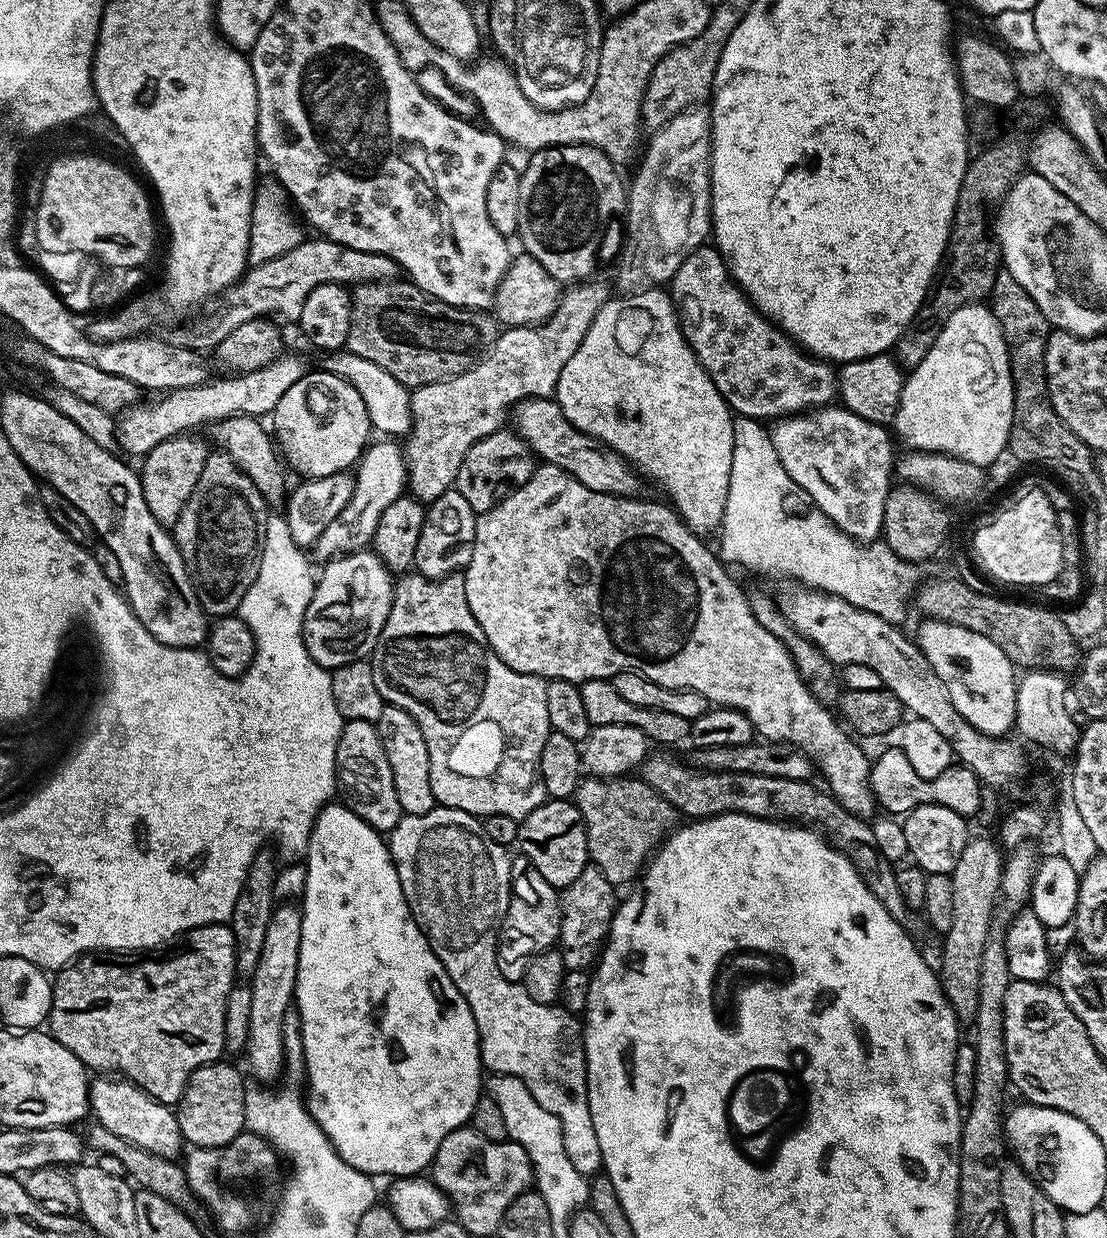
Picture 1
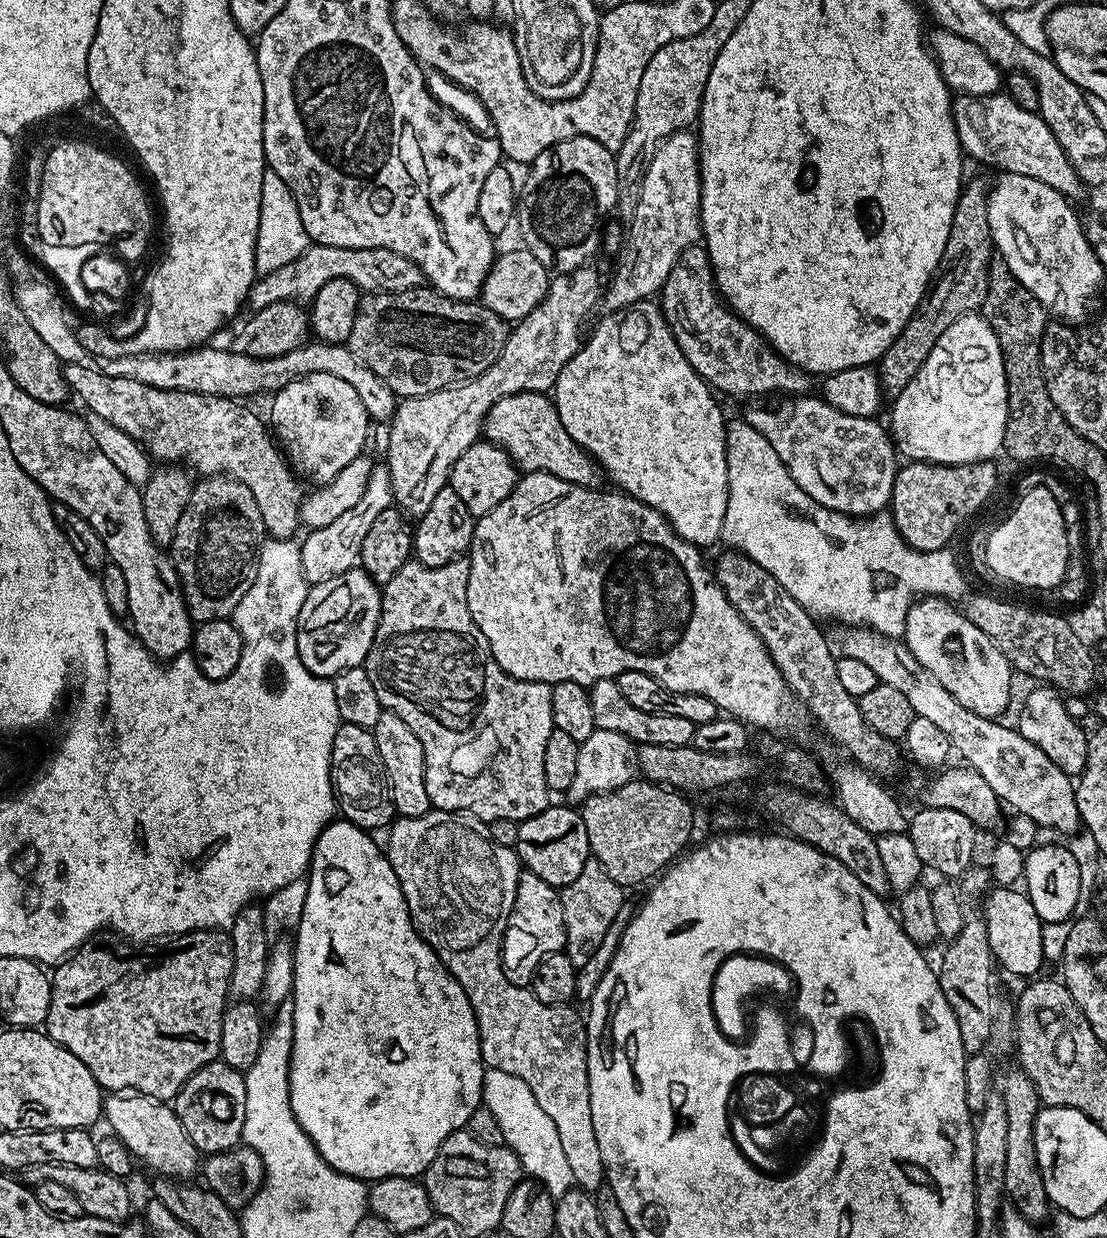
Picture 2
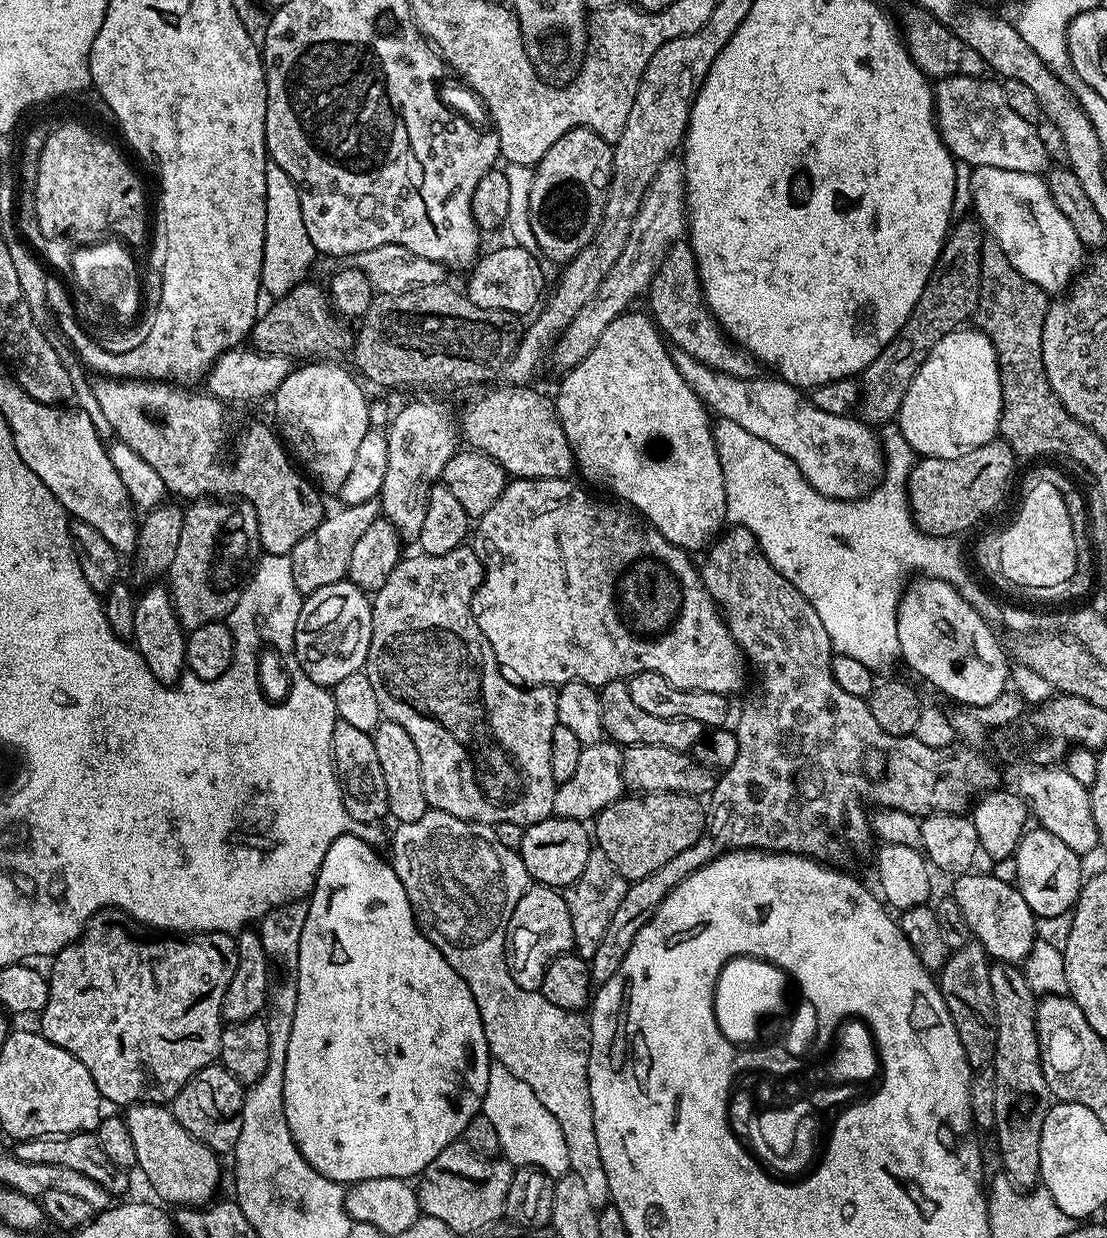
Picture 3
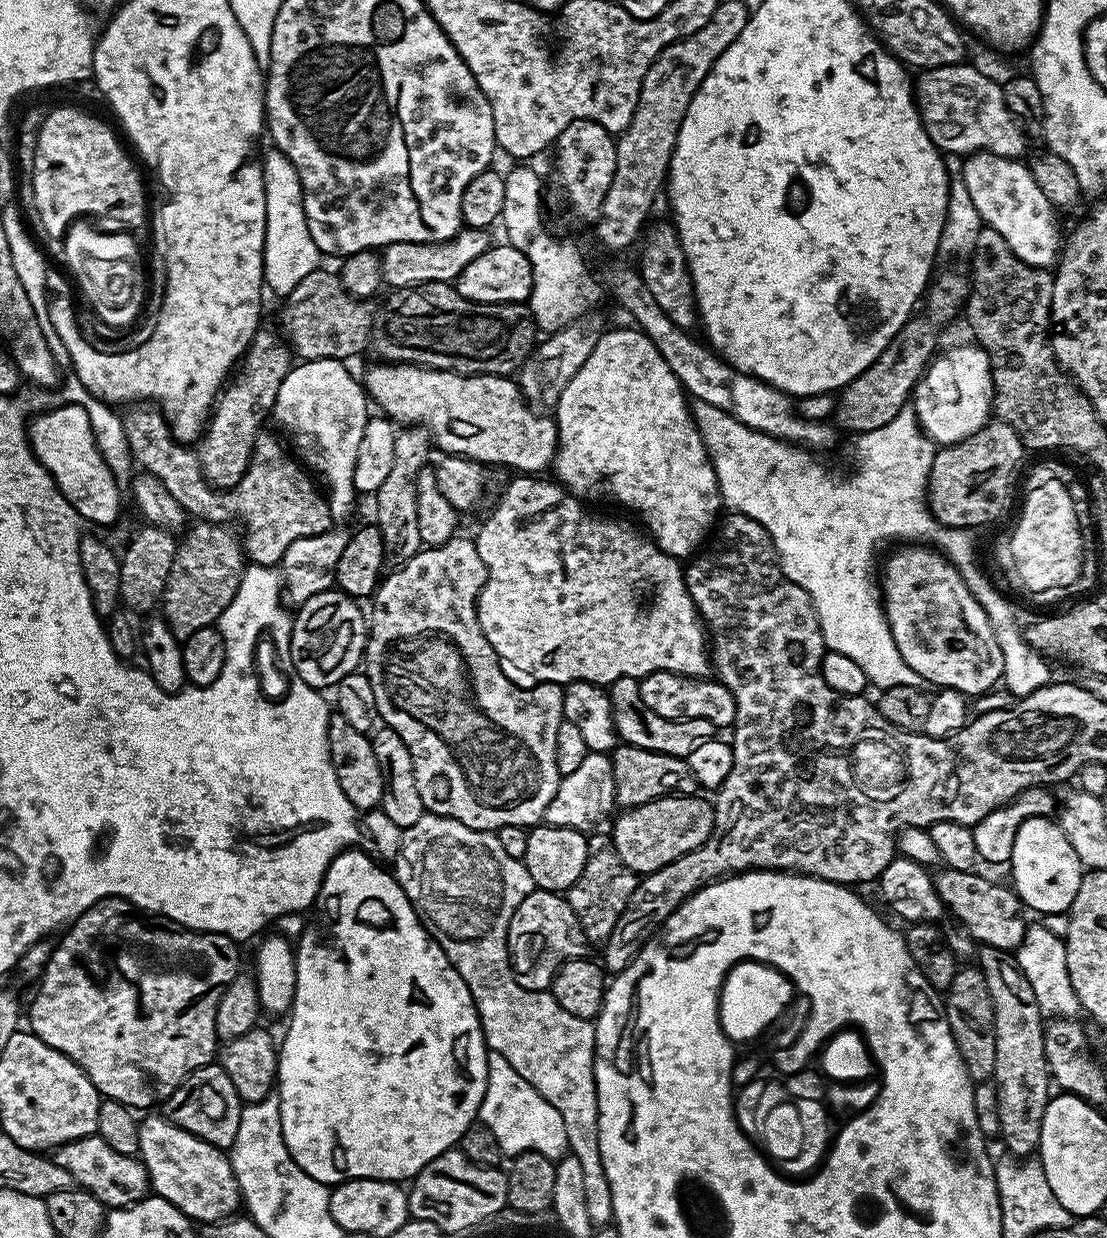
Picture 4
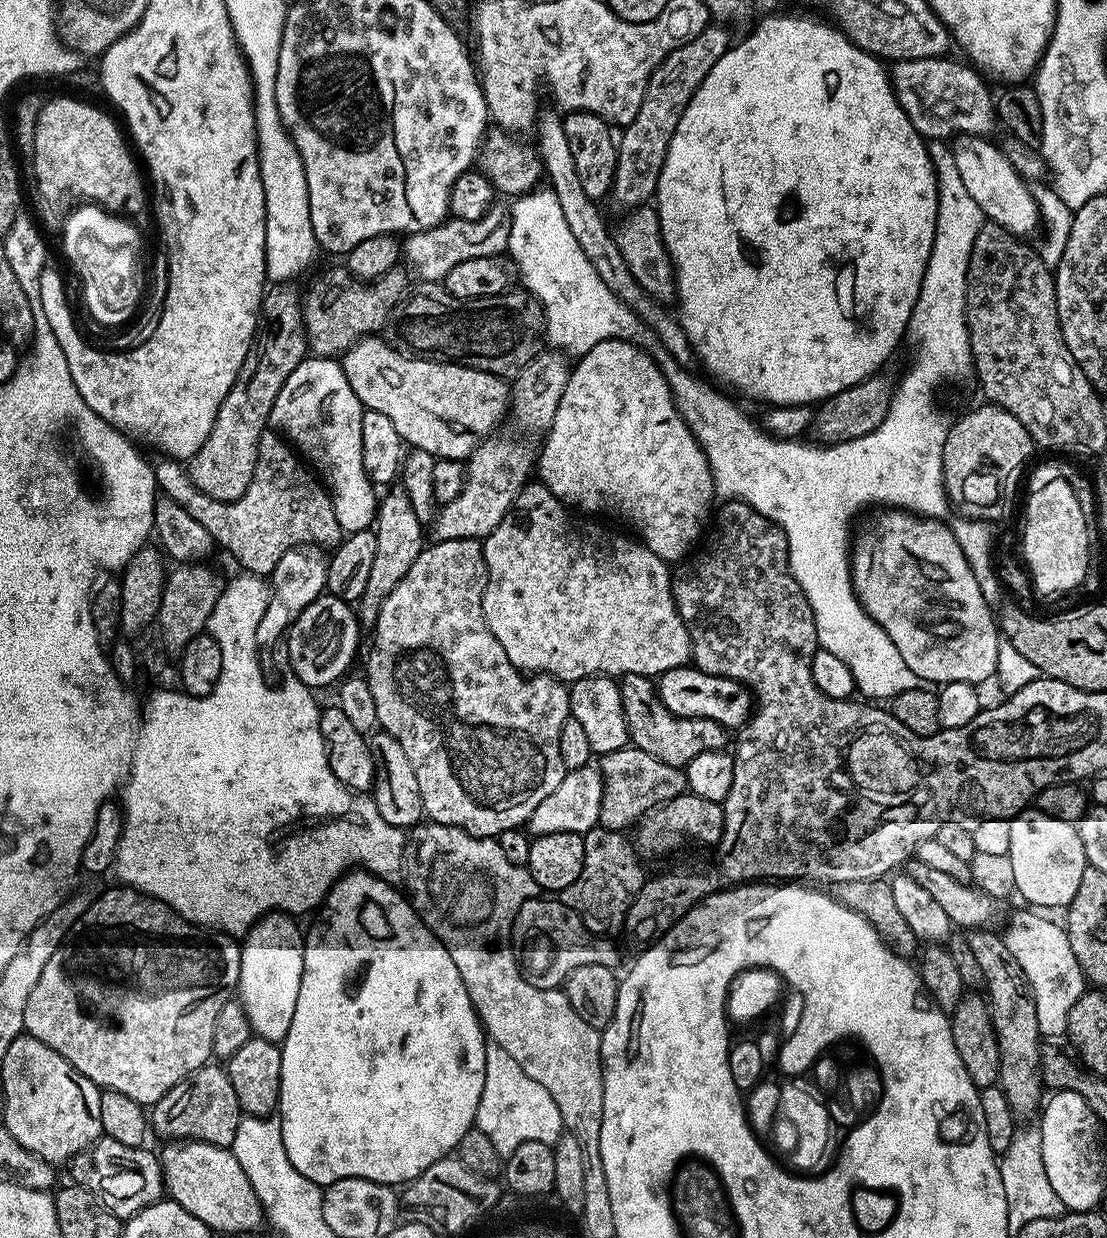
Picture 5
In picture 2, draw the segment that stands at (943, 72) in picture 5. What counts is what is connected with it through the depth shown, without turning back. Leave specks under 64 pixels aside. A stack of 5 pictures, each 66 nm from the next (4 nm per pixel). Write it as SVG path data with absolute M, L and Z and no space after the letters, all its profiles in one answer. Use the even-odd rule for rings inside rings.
M1003 91L989 96L957 95L952 102L952 121L958 130L965 157L972 159L973 156L984 164L993 164L1000 168L996 170L1001 173L1013 172L1026 174L1026 178L1038 178L1038 182L1046 182L1046 186L1069 198L1085 195L1083 182L1047 122L1039 112L1022 110L1022 106L1018 106L1018 102L1011 100Z

